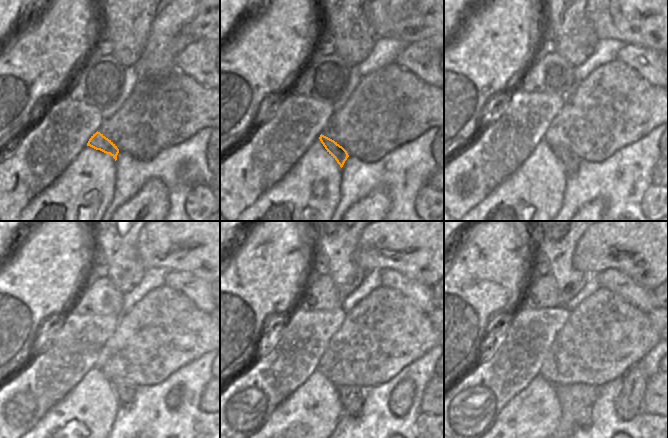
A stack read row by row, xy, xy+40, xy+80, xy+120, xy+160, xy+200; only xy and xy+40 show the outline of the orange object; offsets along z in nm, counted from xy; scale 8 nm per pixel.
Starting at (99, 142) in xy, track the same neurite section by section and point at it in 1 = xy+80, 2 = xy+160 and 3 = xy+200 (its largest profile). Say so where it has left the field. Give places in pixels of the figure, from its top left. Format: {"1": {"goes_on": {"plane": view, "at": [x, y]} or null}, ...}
{"1": {"goes_on": {"plane": "xy+80", "at": [570, 163]}}, "2": {"goes_on": {"plane": "xy+160", "at": [352, 400]}}, "3": {"goes_on": {"plane": "xy+200", "at": [585, 415]}}}

